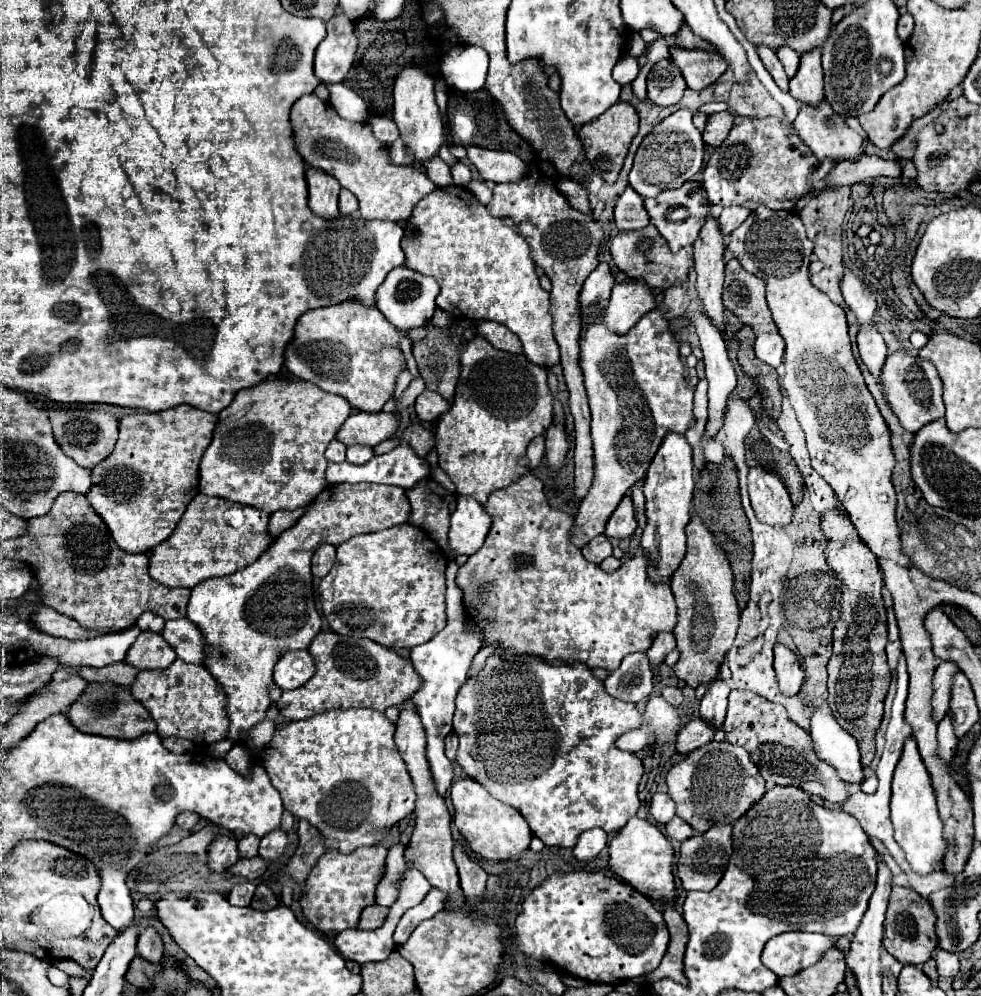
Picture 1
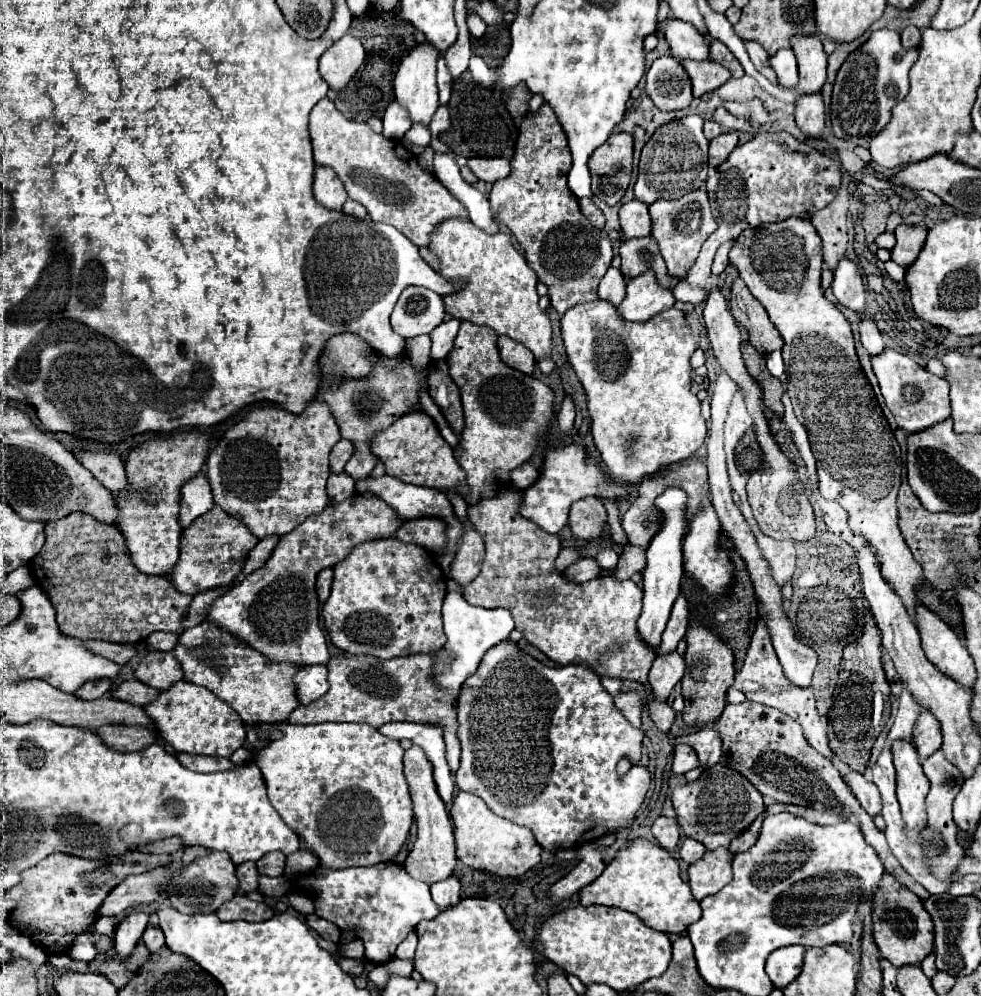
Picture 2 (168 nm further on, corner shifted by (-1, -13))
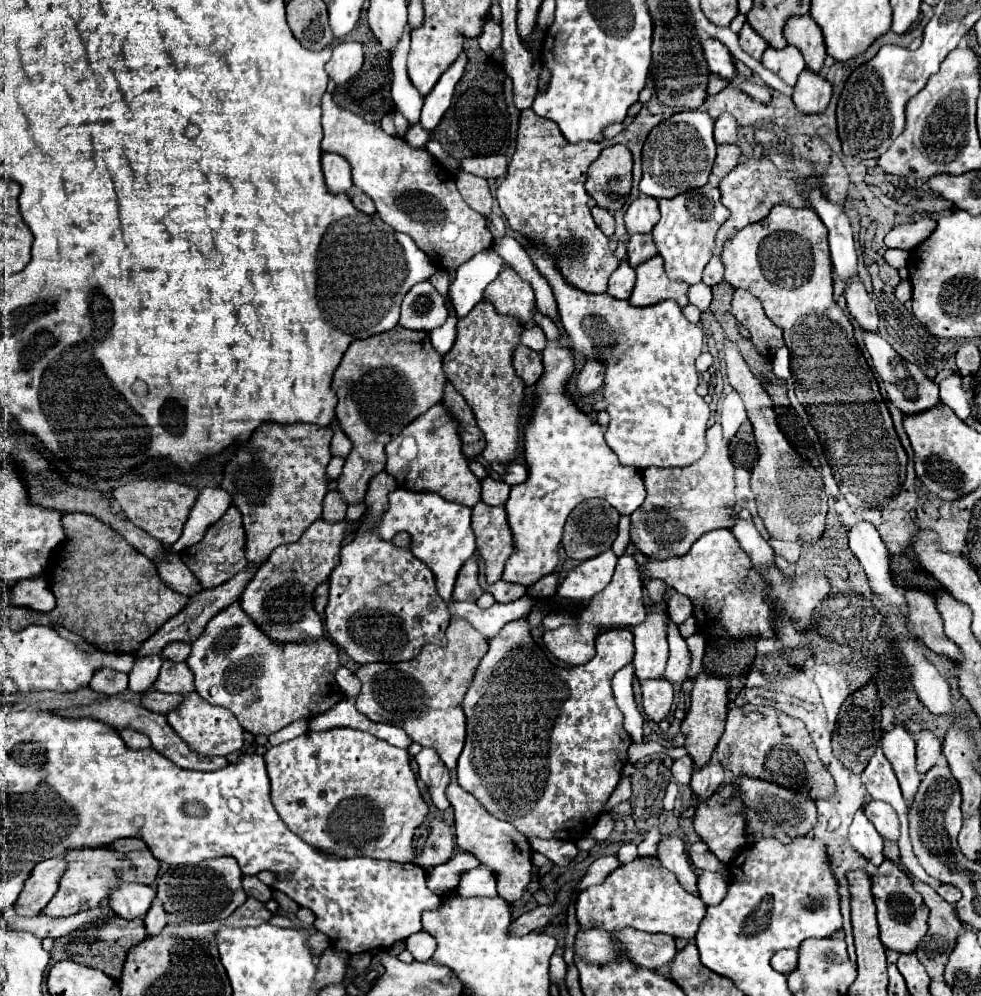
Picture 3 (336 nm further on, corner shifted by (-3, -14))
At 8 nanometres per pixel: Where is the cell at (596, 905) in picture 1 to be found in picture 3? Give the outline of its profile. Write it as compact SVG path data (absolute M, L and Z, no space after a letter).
M588 928L588 930L580 930L576 934L576 948L574 948L586 962L592 964L606 964L614 958L618 958L622 952L628 956L628 960L632 960L636 966L646 966L646 968L662 968L666 964L670 964L676 956L676 946L674 946L674 938L668 934L648 934L648 932L638 932L634 928L622 928L616 932L604 932L600 928Z

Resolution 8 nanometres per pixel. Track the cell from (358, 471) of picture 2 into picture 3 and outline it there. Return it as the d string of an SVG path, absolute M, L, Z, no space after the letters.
M396 324L384 334L354 340L350 344L332 382L338 394L336 418L354 444L336 484L336 490L348 506L364 500L370 478L386 466L384 446L414 418L442 400L444 384L442 356L432 346L428 332L408 330Z

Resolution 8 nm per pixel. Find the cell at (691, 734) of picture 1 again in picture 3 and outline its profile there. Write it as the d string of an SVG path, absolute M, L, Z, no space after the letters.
M684 756L684 758L678 758L674 764L672 764L672 776L678 784L690 784L690 778L692 778L692 770L694 770L694 762Z

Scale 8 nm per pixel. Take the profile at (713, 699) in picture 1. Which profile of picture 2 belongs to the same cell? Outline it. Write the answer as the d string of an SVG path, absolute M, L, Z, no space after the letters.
M714 723L704 725L696 733L682 735L682 737L678 737L678 741L680 743L688 743L690 747L694 747L694 751L698 753L698 759L700 759L702 767L710 767L710 765L714 765L714 763L720 761L722 739L720 739L720 731L716 729Z

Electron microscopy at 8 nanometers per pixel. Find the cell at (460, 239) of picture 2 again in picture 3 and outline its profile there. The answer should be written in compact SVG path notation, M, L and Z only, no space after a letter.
M504 266L500 276L488 284L484 298L492 302L500 314L510 314L522 324L532 318L532 308L536 304L532 286L510 266Z

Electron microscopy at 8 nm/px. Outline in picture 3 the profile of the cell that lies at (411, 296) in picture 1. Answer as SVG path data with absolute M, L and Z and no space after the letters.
M418 282L402 300L400 326L430 332L448 318L446 298L428 282Z

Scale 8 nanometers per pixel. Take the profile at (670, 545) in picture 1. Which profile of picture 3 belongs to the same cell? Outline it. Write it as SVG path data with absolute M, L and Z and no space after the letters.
M666 598L654 604L646 622L632 628L636 654L634 668L640 680L660 680L664 678L664 668L668 662L668 640L666 640Z

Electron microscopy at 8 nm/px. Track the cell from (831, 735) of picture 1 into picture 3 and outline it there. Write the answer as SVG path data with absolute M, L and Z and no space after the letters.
M870 800L866 804L866 814L868 814L868 820L876 826L878 834L884 840L898 842L898 838L900 838L900 822L898 822L898 816L892 810L892 806L888 806L886 802L880 802L880 800Z

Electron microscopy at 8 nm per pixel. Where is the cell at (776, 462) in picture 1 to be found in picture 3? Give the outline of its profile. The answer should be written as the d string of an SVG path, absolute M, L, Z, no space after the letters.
M748 420L738 428L736 436L728 444L728 450L730 450L730 458L736 466L740 466L740 468L752 468L754 466L754 462L758 460L758 448L754 442L752 424Z

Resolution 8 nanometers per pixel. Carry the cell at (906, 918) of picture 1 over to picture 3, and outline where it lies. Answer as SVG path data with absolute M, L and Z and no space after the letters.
M884 860L876 874L872 876L872 894L878 908L878 924L880 924L880 940L886 948L898 950L902 954L914 952L920 938L926 934L928 926L928 906L924 904L922 896L914 890L910 878L902 874L900 868L896 868L890 860Z

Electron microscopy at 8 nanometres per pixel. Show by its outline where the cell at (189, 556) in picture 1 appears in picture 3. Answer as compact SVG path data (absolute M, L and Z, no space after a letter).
M230 506L228 512L216 524L212 524L208 528L202 542L182 550L180 558L190 568L190 572L200 580L200 584L204 588L216 588L216 586L228 582L230 578L234 578L248 564L246 556L244 556L244 542L246 542L246 536L244 536L244 528L242 528L242 514L240 514L240 510Z

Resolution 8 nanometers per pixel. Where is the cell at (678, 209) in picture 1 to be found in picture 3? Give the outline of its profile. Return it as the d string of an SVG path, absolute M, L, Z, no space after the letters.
M708 182L706 186L700 188L700 194L698 194L698 188L694 188L674 198L658 200L658 204L660 204L662 218L654 226L652 236L654 236L658 254L664 258L664 270L668 278L672 280L684 280L688 284L698 284L702 280L704 266L712 258L716 234L730 216L728 208L724 208L720 202L718 184Z

